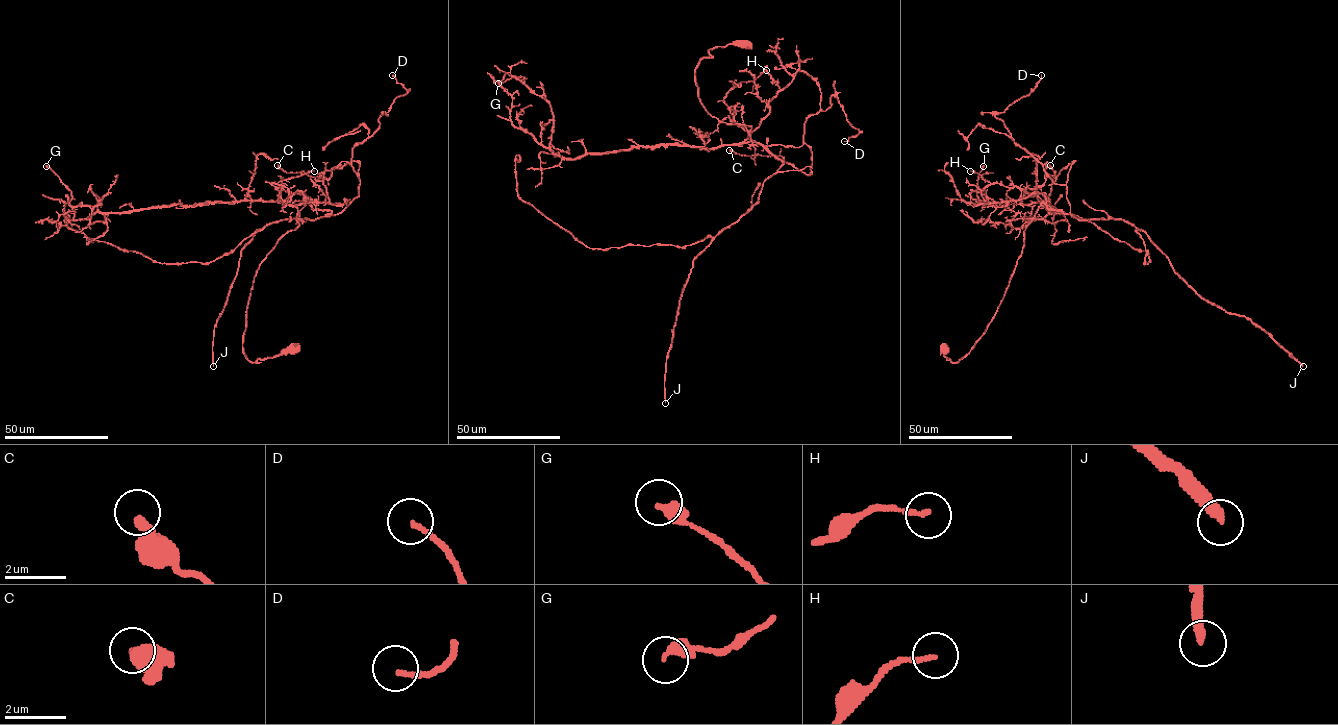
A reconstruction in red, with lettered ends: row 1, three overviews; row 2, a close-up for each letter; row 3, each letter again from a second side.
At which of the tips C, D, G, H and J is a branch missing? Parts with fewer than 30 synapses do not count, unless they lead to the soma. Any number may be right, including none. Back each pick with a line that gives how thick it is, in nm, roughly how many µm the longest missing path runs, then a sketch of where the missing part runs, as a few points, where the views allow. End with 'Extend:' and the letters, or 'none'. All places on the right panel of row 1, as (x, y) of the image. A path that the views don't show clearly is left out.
J: 320 nm | 550 µm
Extend: J

